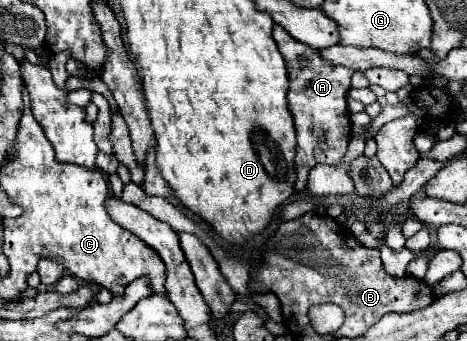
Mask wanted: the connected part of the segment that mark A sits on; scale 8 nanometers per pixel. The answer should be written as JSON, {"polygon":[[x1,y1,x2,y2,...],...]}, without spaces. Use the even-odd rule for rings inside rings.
{"polygon":[[273,25,273,39,275,39,275,43,285,59,289,81,291,81,287,99,289,99,289,107,291,107,295,129,297,129,297,157,295,157,297,181,295,181,295,189,305,191,309,171,315,165,319,165,319,163,337,165,347,151,347,145,351,139,351,121,349,121,345,97,349,91,353,71,343,69,339,65,337,67,323,65,323,59,319,57,319,53,315,49,295,41,281,25],[301,57,307,59,305,67,299,65]]}

